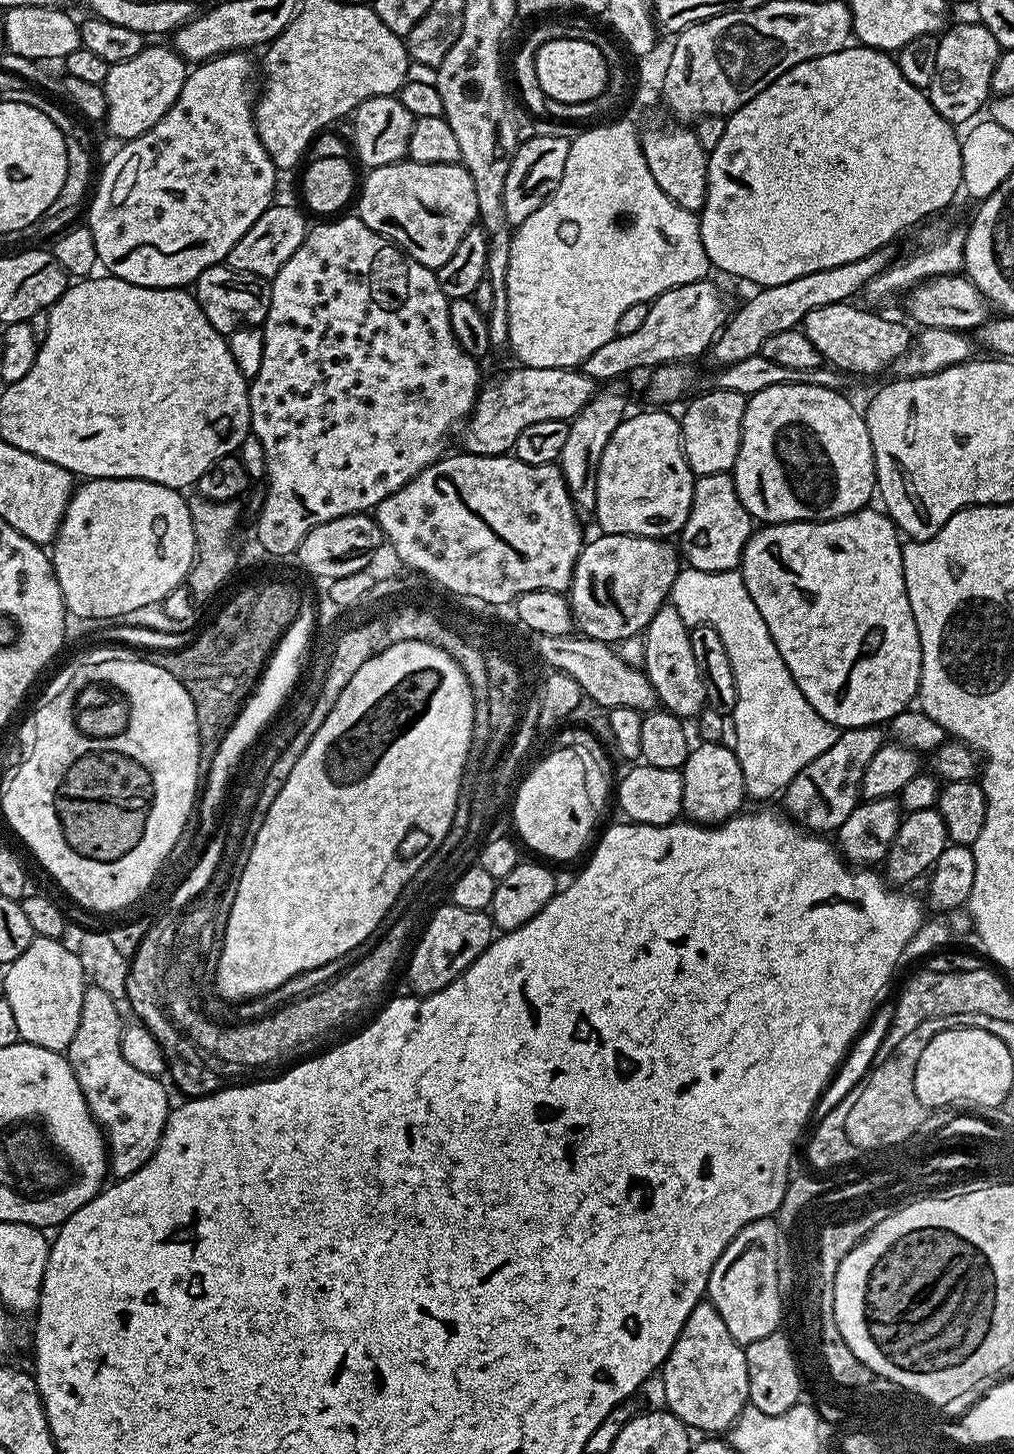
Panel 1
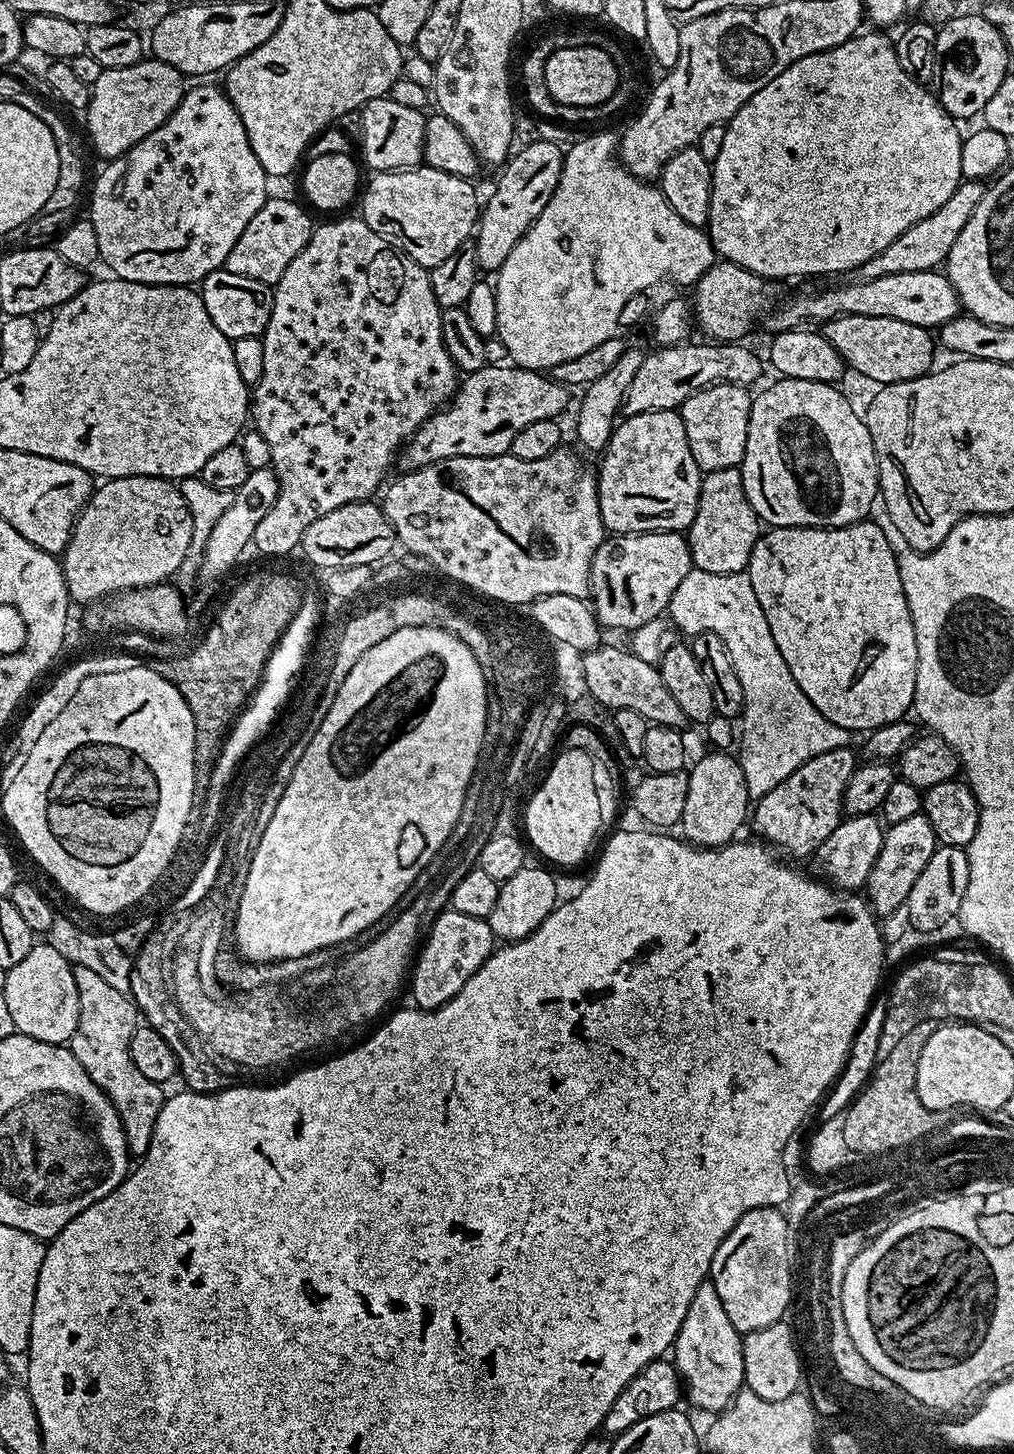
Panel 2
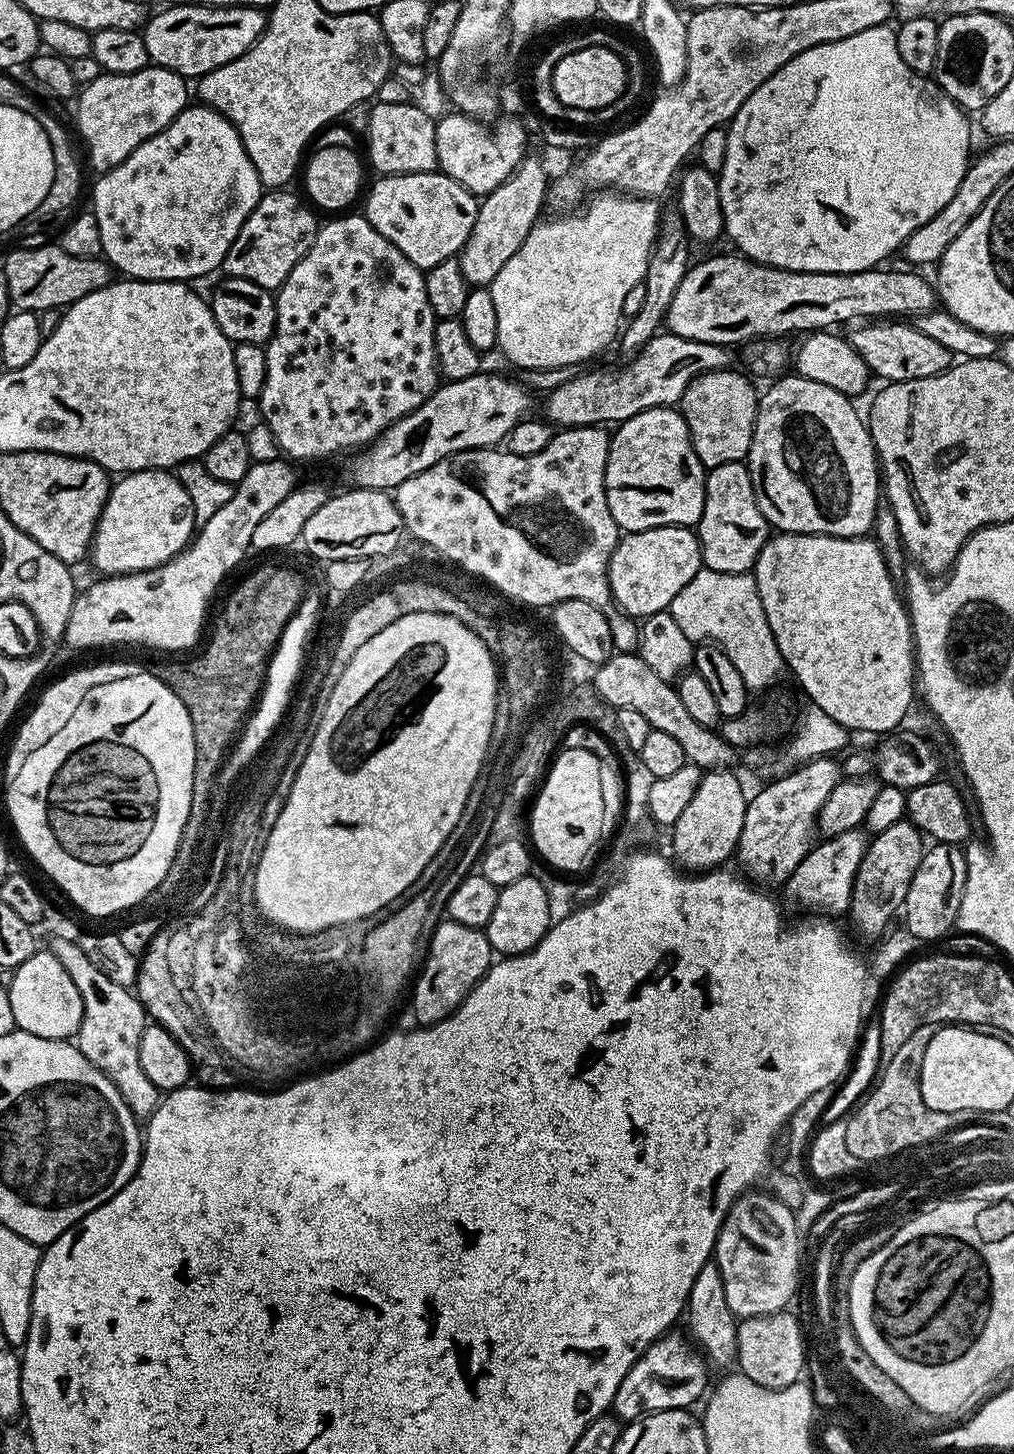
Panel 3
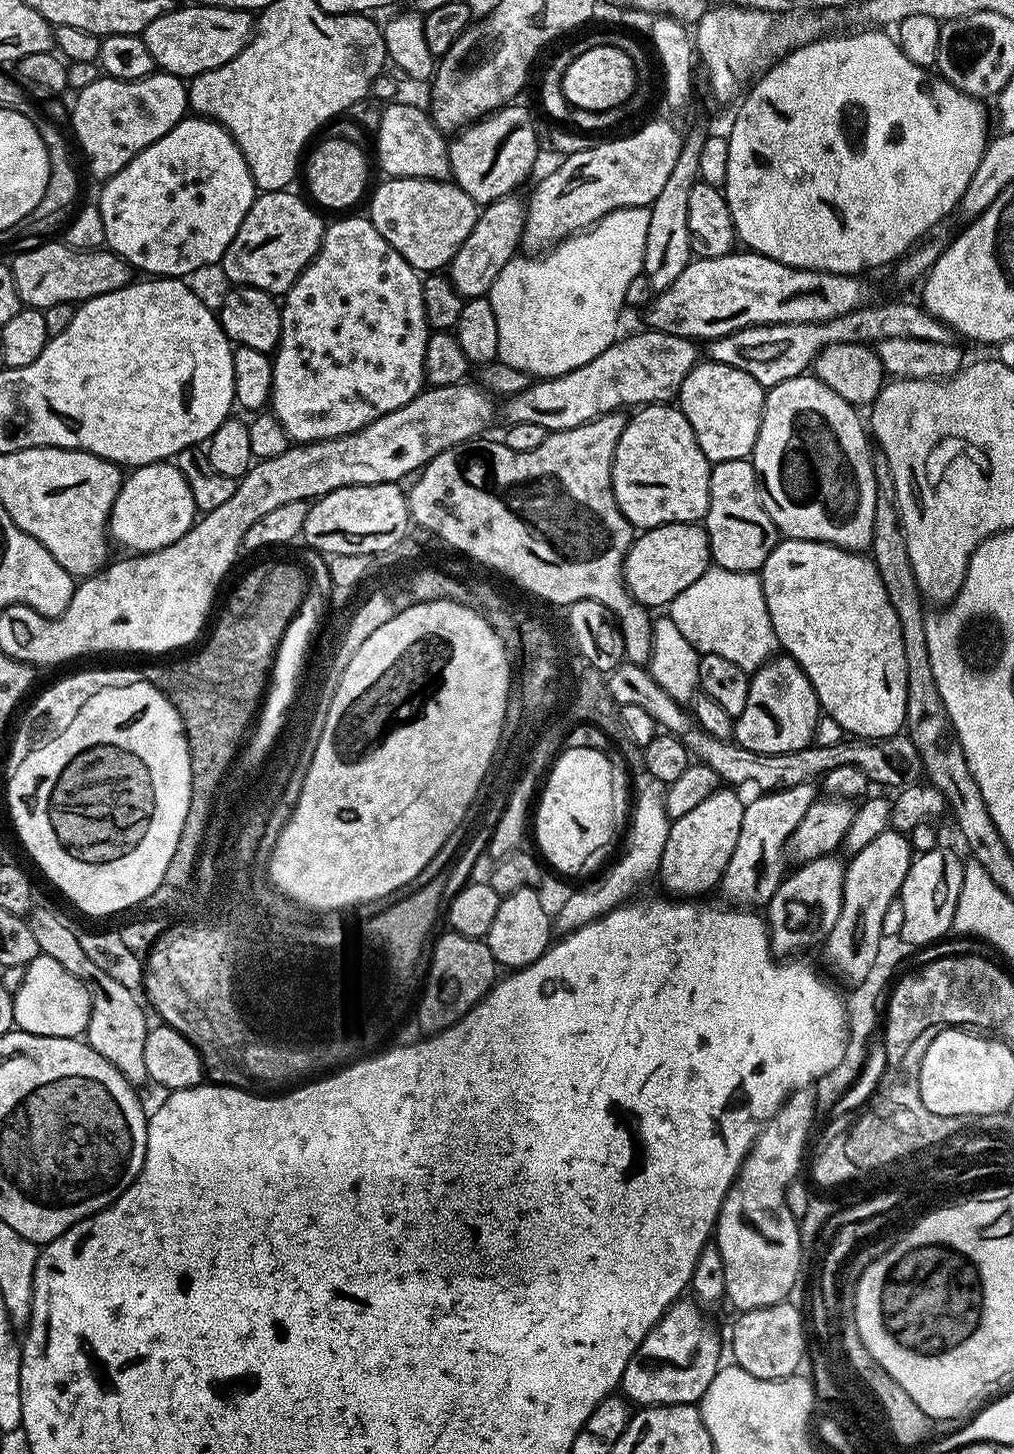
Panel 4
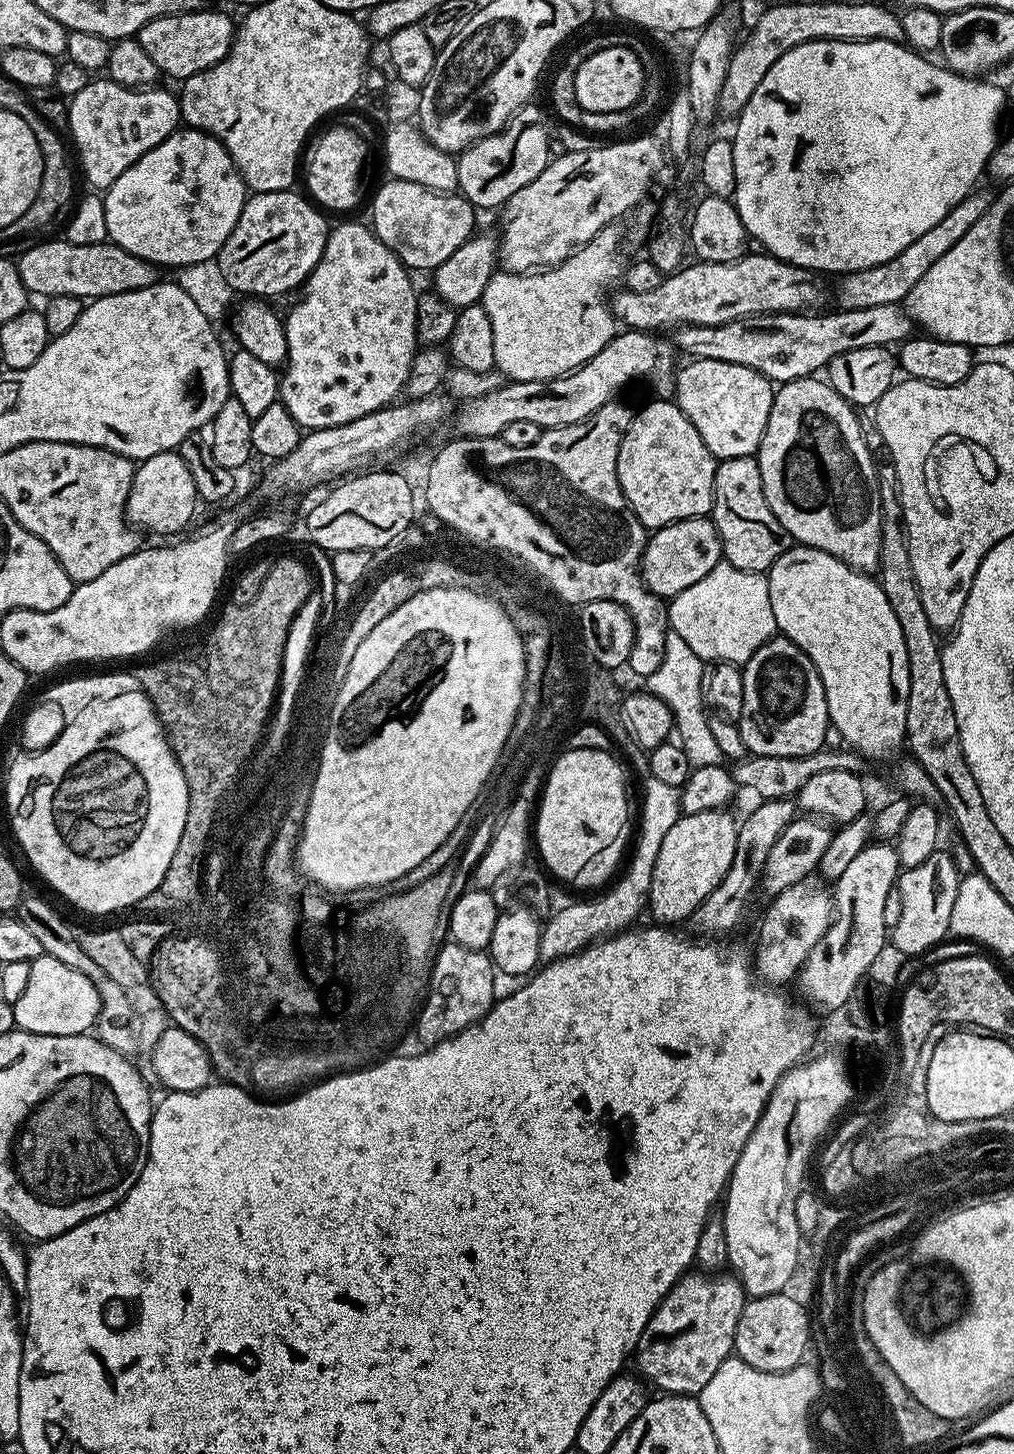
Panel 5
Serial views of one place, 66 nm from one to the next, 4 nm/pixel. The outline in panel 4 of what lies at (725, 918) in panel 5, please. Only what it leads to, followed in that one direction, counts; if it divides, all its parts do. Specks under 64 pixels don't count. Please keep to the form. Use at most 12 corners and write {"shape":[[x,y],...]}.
{"shape":[[811,782],[745,803],[718,885],[760,910],[784,881],[788,839],[818,799]]}

